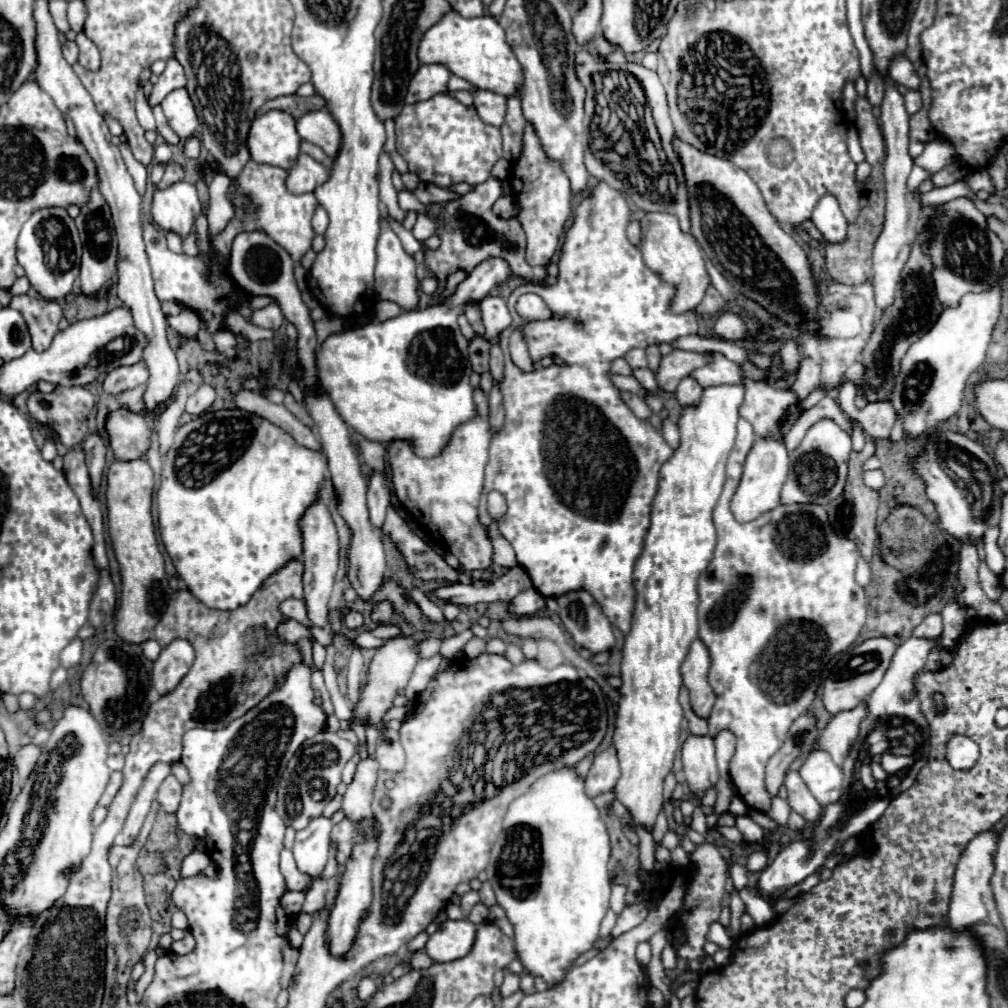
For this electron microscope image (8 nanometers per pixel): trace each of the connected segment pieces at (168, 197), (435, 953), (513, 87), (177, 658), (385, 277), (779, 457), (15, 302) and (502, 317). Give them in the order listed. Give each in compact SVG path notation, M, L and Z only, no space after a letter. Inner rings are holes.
M182 180L168 188L154 190L152 216L162 230L172 230L178 232L182 238L186 238L200 210L202 204L196 186L190 182Z
M446 920L428 938L424 952L434 962L450 962L466 956L474 944L476 926L470 920Z
M450 10L440 18L440 22L424 32L418 56L420 64L444 64L452 74L468 80L472 86L492 90L502 96L510 96L522 86L520 64L512 48L506 44L504 28L492 16L464 18Z
M174 640L170 646L162 650L158 660L154 662L152 670L152 686L154 690L164 696L180 684L180 680L188 674L194 662L194 648L188 640Z
M382 218L382 230L378 238L378 264L374 288L378 300L392 300L404 310L412 310L418 304L416 262L404 252L400 238L394 234L386 218Z
M756 438L744 464L740 486L732 498L732 514L738 522L750 522L780 504L780 488L788 476L788 450L782 438Z
M26 294L14 296L10 306L22 312L22 316L26 318L30 334L32 334L32 348L36 352L42 352L44 348L48 348L48 344L52 342L58 330L58 322L62 318L62 306L54 300L32 298Z
M486 296L478 306L482 312L482 322L486 326L486 338L498 336L512 324L506 302L500 296Z

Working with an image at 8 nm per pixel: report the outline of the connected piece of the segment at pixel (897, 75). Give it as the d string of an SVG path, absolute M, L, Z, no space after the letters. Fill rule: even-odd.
M904 54L896 56L896 58L890 62L888 76L890 76L896 84L904 84L906 88L918 88L918 86L920 86L920 78L918 78L912 62L910 62Z

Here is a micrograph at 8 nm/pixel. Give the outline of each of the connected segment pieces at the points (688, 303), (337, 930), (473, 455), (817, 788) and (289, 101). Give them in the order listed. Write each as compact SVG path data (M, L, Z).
M648 212L644 214L640 224L642 224L640 250L646 266L654 270L662 280L672 282L678 288L672 300L672 310L676 314L694 310L704 298L704 292L712 286L710 274L706 270L704 250L700 248L700 244L696 244L696 238L690 232L680 230L676 216L668 216L668 212Z
M372 832L370 840L366 840L364 844L356 844L350 860L346 862L346 874L344 874L342 888L340 888L338 898L336 898L336 906L332 908L330 926L328 926L328 940L330 940L330 952L332 954L344 954L352 946L358 924L360 924L364 912L368 910L368 906L372 902L372 884L370 884L372 872L370 872L370 868L372 868L374 852L376 852L376 832Z
M478 386L474 388L476 416L456 428L452 440L434 458L420 458L410 440L394 440L388 446L388 464L392 470L392 486L404 508L420 522L434 528L444 546L460 560L464 570L488 568L492 564L492 542L478 522L478 500L484 486L484 468L488 464L490 424L488 398Z
M820 748L806 756L800 776L822 806L836 802L842 796L842 770L832 762L828 752Z
M290 94L290 96L280 96L276 100L268 100L260 108L260 112L256 112L256 116L262 116L264 112L270 112L270 110L282 110L282 112L288 112L290 116L298 118L308 110L322 110L322 108L324 108L324 100L318 94L312 98L302 98L298 94Z

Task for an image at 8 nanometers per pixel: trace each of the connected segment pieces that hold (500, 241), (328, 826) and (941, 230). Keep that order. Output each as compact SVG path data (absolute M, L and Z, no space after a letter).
M486 180L482 184L472 186L468 194L458 196L456 200L450 200L446 204L428 204L426 206L426 216L434 222L440 222L438 228L438 238L440 246L436 250L424 250L424 264L430 274L438 280L446 280L448 274L452 274L458 268L464 268L470 272L476 268L482 260L490 256L500 256L508 260L512 272L516 276L524 276L530 282L542 282L546 278L546 268L544 266L530 266L524 258L526 254L526 236L524 230L518 226L518 230L504 230L506 220L500 220L492 212L492 204L496 198L502 194L500 182L498 180Z
M320 816L320 818L314 818L304 830L296 832L296 842L292 852L302 872L310 876L322 874L328 862L330 830L332 830L332 820Z
M970 198L922 206L920 214L924 228L932 232L922 248L934 264L934 290L942 306L956 306L966 292L982 292L996 282L1006 248L1002 240L988 228L986 216L974 206Z

